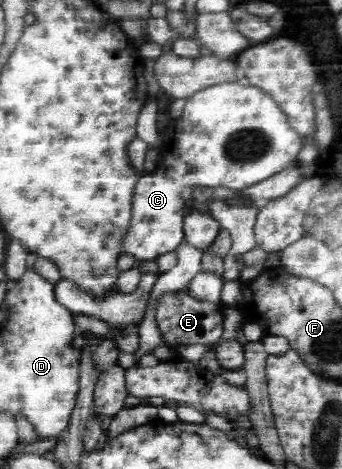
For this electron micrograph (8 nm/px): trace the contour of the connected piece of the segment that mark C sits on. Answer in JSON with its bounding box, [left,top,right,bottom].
[121,82,301,261]

